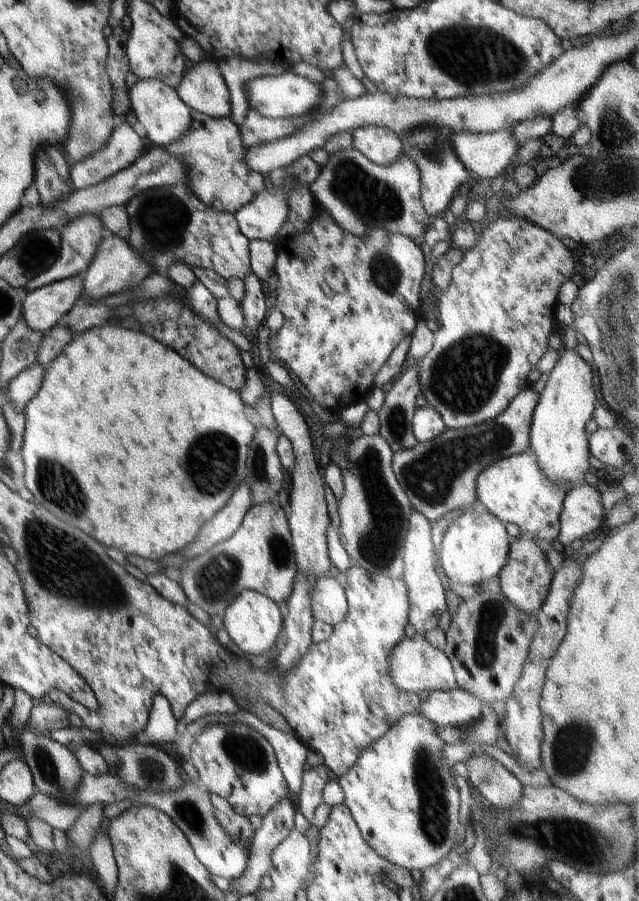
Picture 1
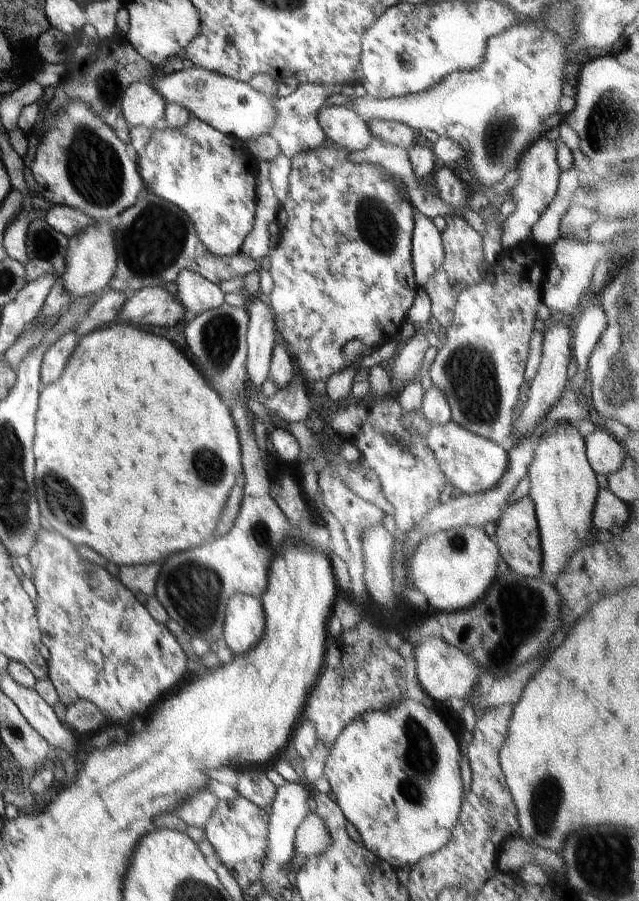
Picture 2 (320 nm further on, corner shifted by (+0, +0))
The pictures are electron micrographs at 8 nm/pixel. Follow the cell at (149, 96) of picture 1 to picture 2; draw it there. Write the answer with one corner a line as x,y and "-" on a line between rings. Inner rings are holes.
138,81
126,88
120,106
130,128
145,126
154,130
164,121
166,103
150,82

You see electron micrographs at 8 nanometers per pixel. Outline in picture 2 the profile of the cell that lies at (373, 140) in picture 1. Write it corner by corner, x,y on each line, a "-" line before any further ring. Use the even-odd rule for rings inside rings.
320,107
317,119
327,140
342,145
350,152
366,150
372,144
374,138
367,122
350,107

